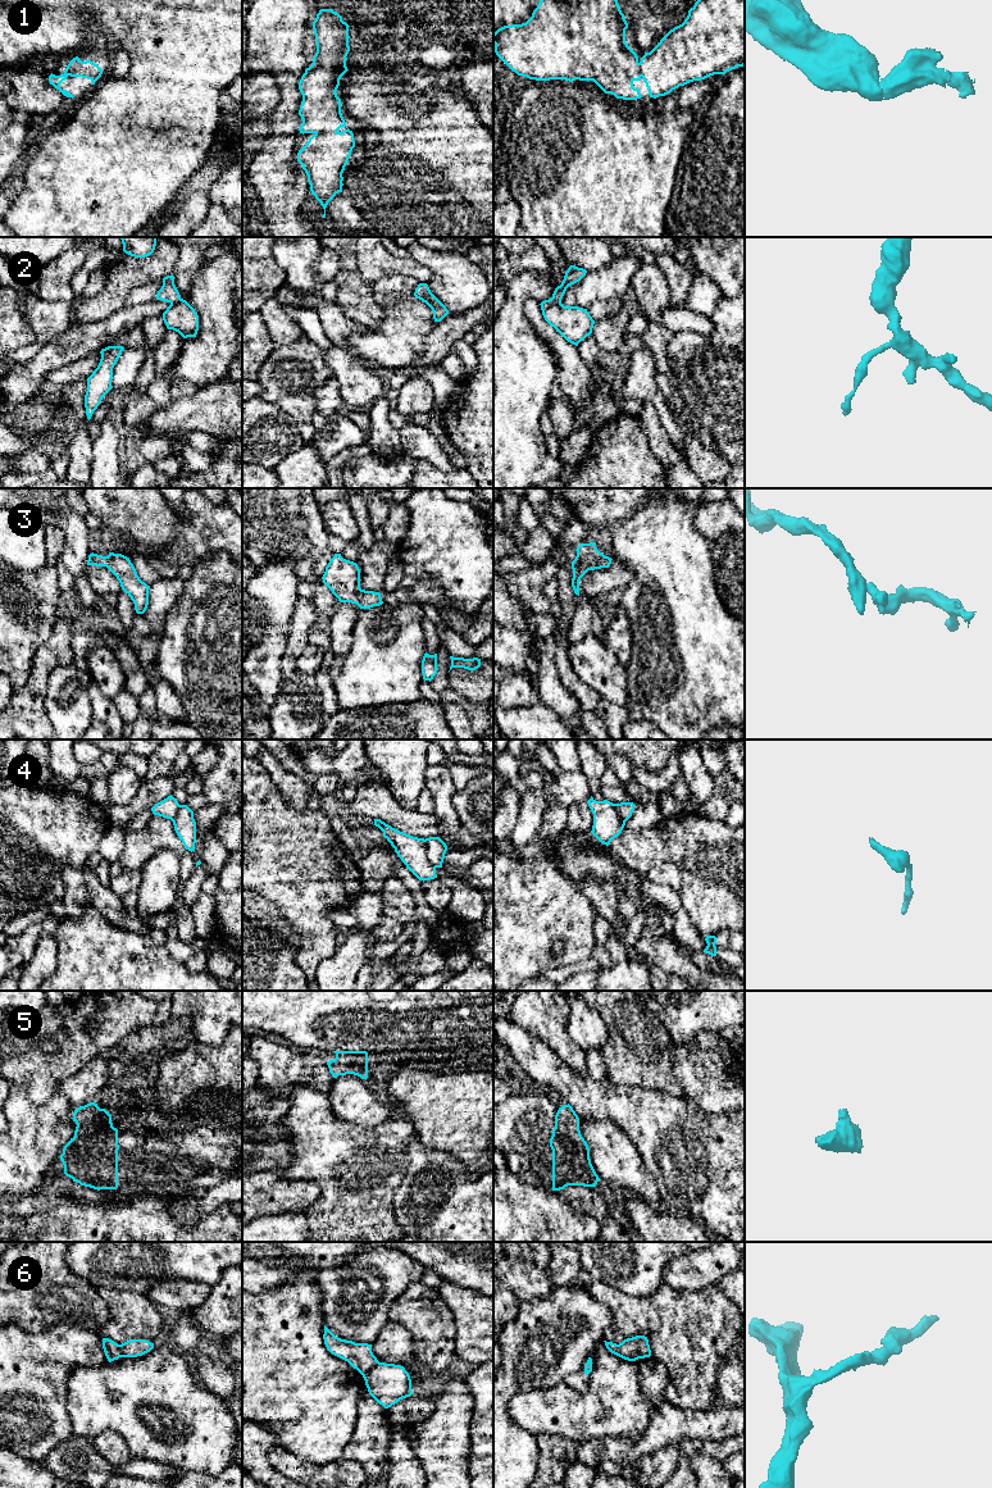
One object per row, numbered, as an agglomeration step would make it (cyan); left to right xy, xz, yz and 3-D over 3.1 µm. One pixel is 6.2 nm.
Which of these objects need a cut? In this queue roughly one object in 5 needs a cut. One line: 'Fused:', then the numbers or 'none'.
Fused: 4, 6

